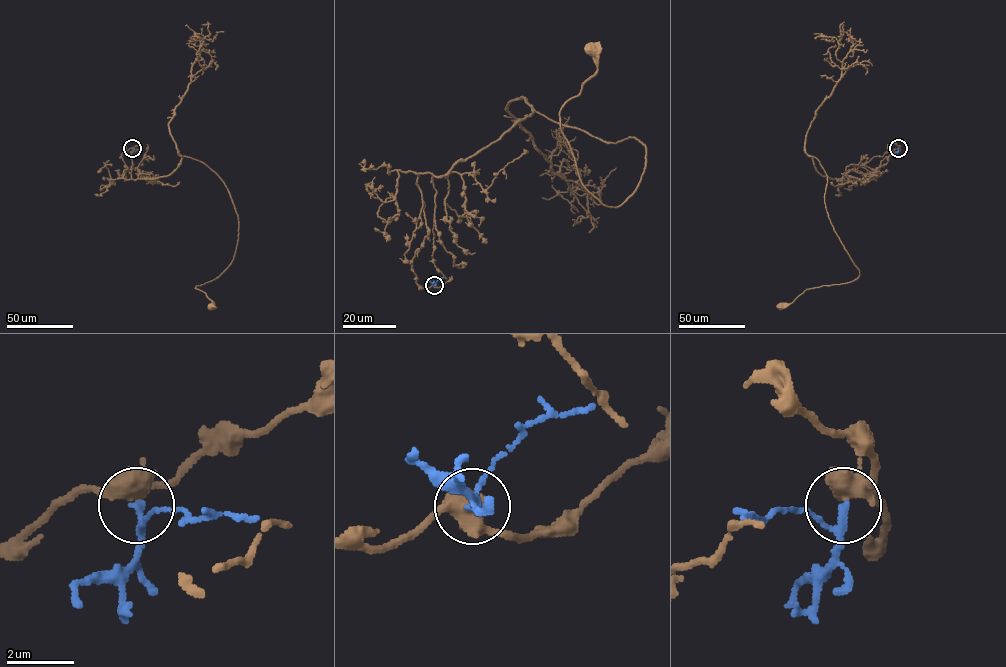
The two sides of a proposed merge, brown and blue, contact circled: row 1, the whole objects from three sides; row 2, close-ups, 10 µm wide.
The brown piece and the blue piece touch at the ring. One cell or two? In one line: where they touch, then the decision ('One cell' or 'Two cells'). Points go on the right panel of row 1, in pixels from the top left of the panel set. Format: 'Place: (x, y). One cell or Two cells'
Place: (898, 148). Two cells

